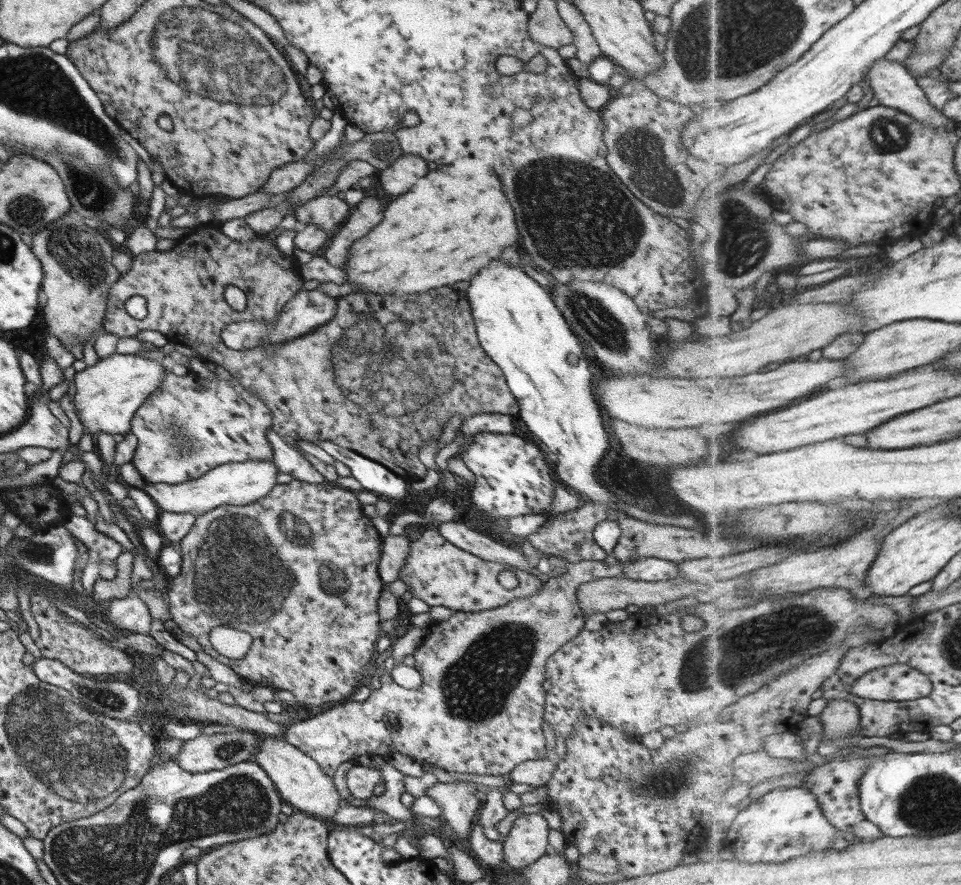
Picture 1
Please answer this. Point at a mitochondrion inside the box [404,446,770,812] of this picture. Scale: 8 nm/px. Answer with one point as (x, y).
(478, 685)

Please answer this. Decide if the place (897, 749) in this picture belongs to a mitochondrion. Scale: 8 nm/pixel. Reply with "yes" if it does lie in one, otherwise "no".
no

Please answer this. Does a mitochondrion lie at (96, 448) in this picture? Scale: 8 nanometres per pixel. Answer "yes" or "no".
no

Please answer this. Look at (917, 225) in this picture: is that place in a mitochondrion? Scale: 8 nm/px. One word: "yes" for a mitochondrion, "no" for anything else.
no

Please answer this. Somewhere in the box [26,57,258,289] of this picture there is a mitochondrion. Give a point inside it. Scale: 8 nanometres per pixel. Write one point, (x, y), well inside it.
(93, 194)

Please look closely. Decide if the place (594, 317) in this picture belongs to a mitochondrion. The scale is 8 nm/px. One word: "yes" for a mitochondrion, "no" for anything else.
yes

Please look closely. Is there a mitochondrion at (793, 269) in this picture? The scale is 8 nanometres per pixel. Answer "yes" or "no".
no

